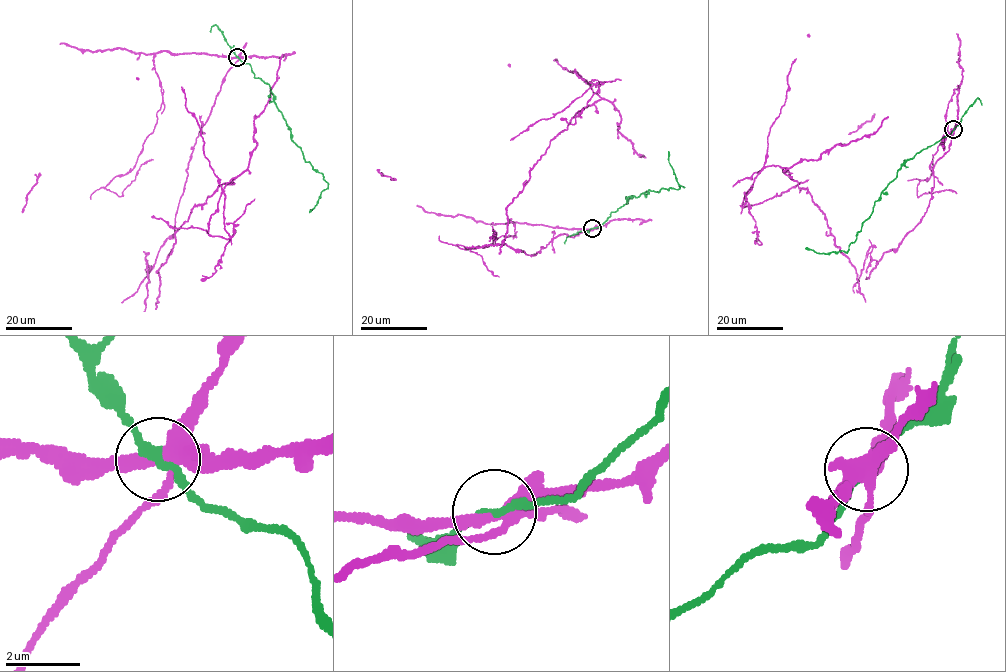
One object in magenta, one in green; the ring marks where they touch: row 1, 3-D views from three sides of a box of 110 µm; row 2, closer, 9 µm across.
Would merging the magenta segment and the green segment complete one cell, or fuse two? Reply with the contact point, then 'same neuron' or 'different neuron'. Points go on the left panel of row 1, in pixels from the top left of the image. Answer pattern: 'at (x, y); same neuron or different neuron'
at (237, 57); different neuron

